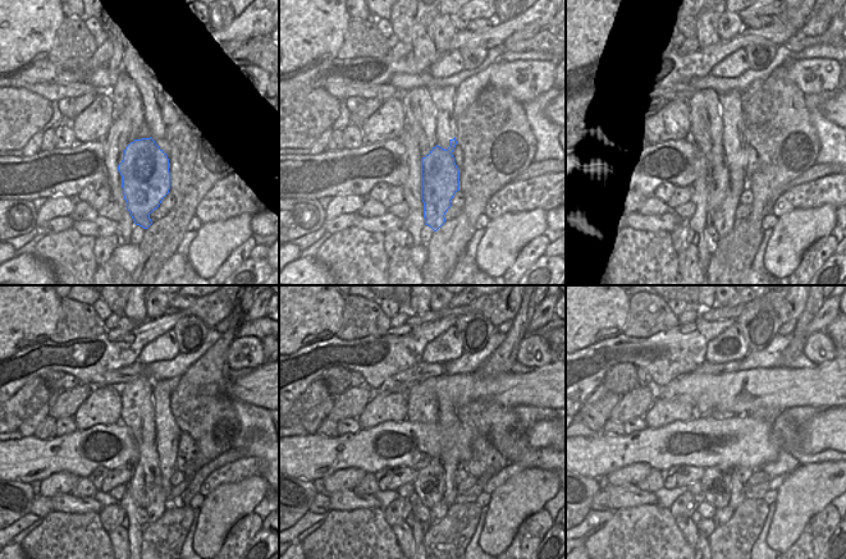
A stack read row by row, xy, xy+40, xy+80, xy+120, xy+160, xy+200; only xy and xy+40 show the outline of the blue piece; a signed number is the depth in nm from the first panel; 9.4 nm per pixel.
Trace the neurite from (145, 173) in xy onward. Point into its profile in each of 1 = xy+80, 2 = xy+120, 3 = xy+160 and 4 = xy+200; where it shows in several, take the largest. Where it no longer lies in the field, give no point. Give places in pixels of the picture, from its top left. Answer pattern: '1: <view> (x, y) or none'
1: xy+80 (723, 219)
2: xy+120 (167, 445)
3: xy+160 (438, 512)
4: xy+200 (723, 514)

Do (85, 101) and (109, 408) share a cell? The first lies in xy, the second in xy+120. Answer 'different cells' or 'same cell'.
different cells

